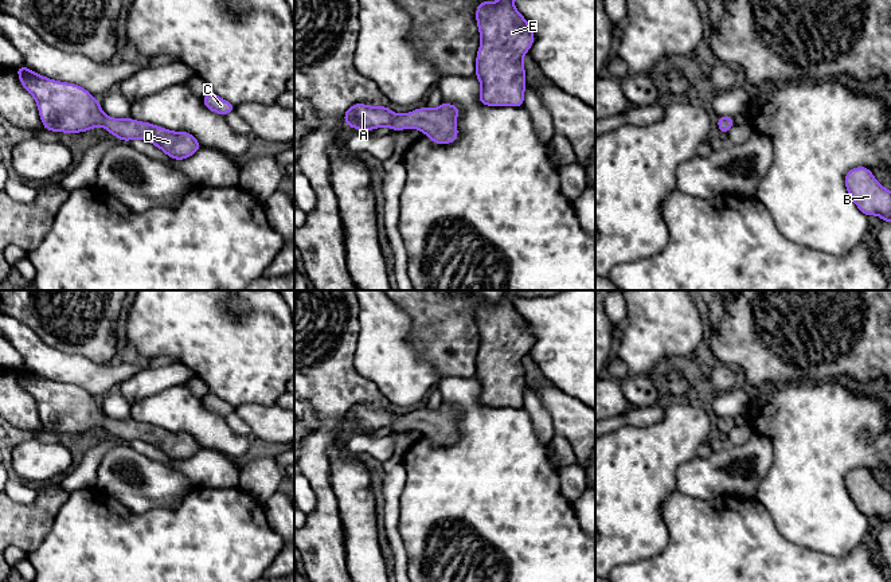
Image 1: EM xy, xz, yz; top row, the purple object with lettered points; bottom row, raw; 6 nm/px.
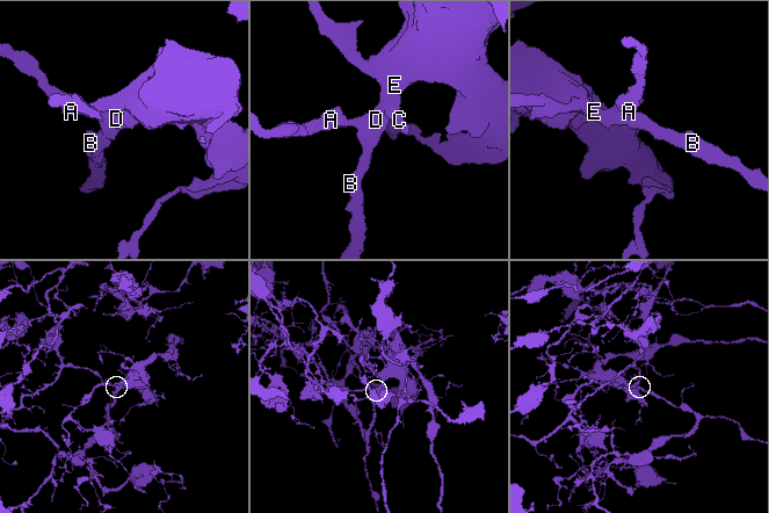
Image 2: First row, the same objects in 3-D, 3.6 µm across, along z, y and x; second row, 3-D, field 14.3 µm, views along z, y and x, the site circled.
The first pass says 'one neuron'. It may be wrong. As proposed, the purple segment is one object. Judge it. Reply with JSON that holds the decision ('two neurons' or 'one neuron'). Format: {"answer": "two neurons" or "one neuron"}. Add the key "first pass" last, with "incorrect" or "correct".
{"answer": "one neuron", "first pass": "correct"}

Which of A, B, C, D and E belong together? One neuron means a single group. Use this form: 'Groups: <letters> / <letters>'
Groups: A B C D E

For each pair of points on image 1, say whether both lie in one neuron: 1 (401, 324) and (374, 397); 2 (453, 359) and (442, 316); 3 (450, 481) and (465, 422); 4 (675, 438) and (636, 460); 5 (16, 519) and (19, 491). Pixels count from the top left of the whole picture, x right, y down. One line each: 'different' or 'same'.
1: different
2: same
3: same
4: same
5: different

